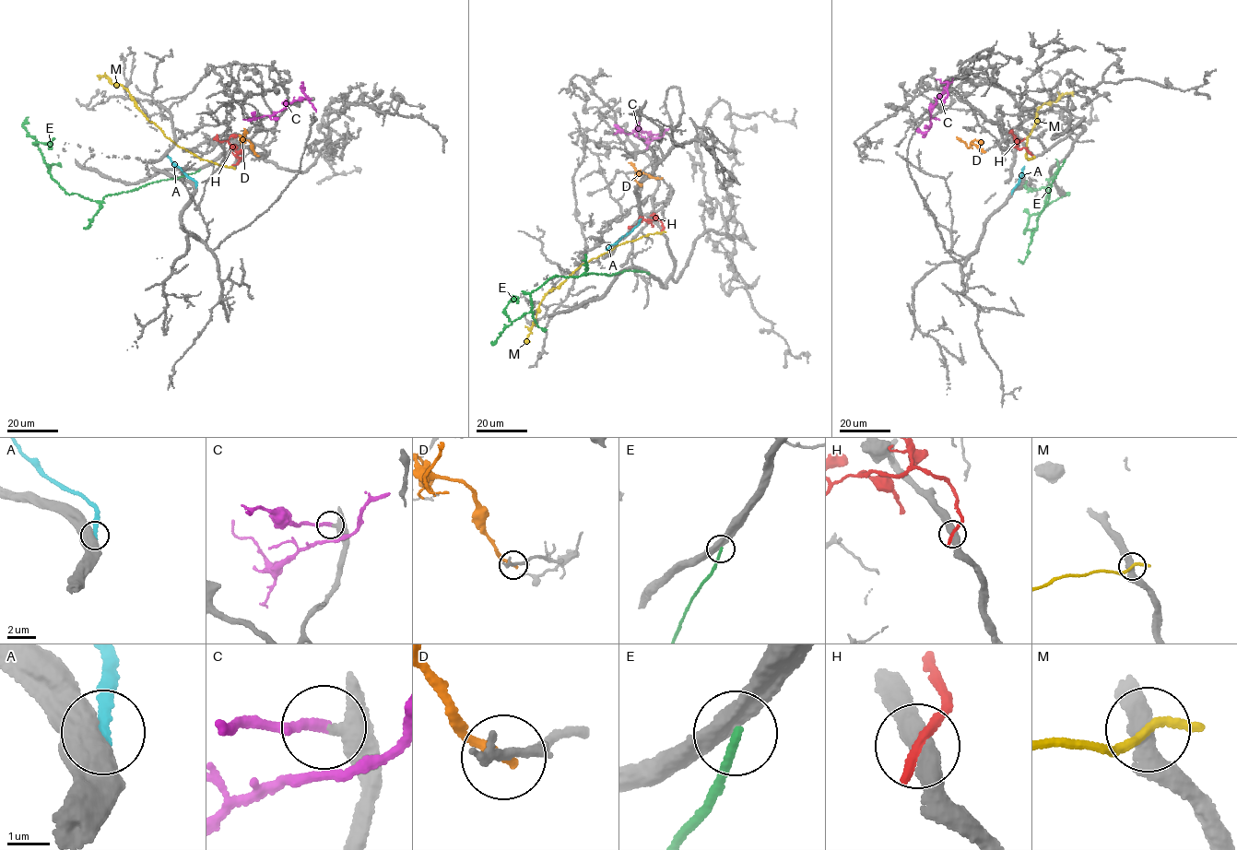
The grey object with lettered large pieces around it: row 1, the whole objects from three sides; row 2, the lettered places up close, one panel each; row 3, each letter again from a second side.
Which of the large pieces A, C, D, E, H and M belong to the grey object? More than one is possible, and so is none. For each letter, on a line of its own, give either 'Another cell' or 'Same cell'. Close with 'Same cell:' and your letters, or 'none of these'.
A: Another cell
C: Same cell
D: Another cell
E: Another cell
H: Another cell
M: Another cell
Same cell: C

